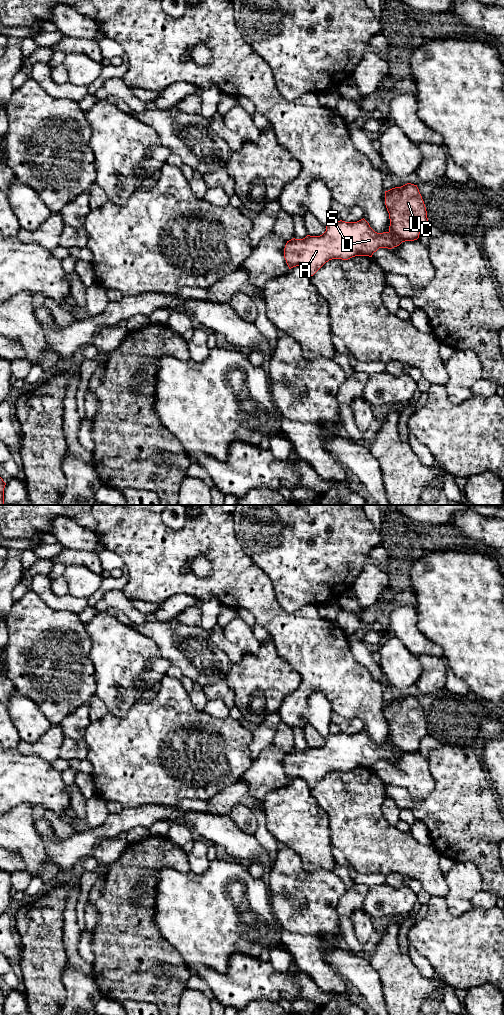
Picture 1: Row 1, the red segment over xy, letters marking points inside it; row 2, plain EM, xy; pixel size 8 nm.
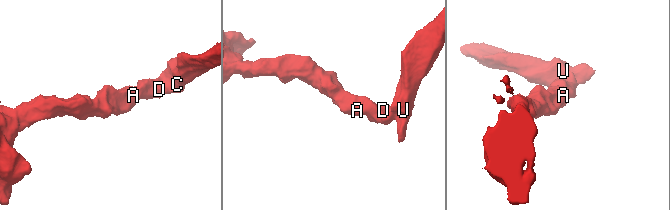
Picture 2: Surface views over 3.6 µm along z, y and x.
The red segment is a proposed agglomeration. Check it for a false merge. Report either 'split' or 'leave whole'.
leave whole

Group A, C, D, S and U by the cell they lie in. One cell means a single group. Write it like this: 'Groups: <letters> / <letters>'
Groups: A C D S U

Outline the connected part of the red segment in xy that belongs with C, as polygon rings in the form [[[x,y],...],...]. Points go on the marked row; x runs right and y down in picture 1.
[[[407,183],[385,191],[385,205],[389,213],[388,232],[377,233],[363,218],[357,222],[329,222],[320,236],[307,235],[303,239],[291,239],[284,248],[284,258],[289,269],[301,266],[313,276],[326,262],[332,259],[348,260],[355,256],[369,256],[379,248],[392,249],[405,241],[419,238],[421,227],[427,223],[427,211],[417,185]]]

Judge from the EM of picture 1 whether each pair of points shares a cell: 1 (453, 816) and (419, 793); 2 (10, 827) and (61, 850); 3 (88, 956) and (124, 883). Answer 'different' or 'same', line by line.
1: different
2: different
3: different

